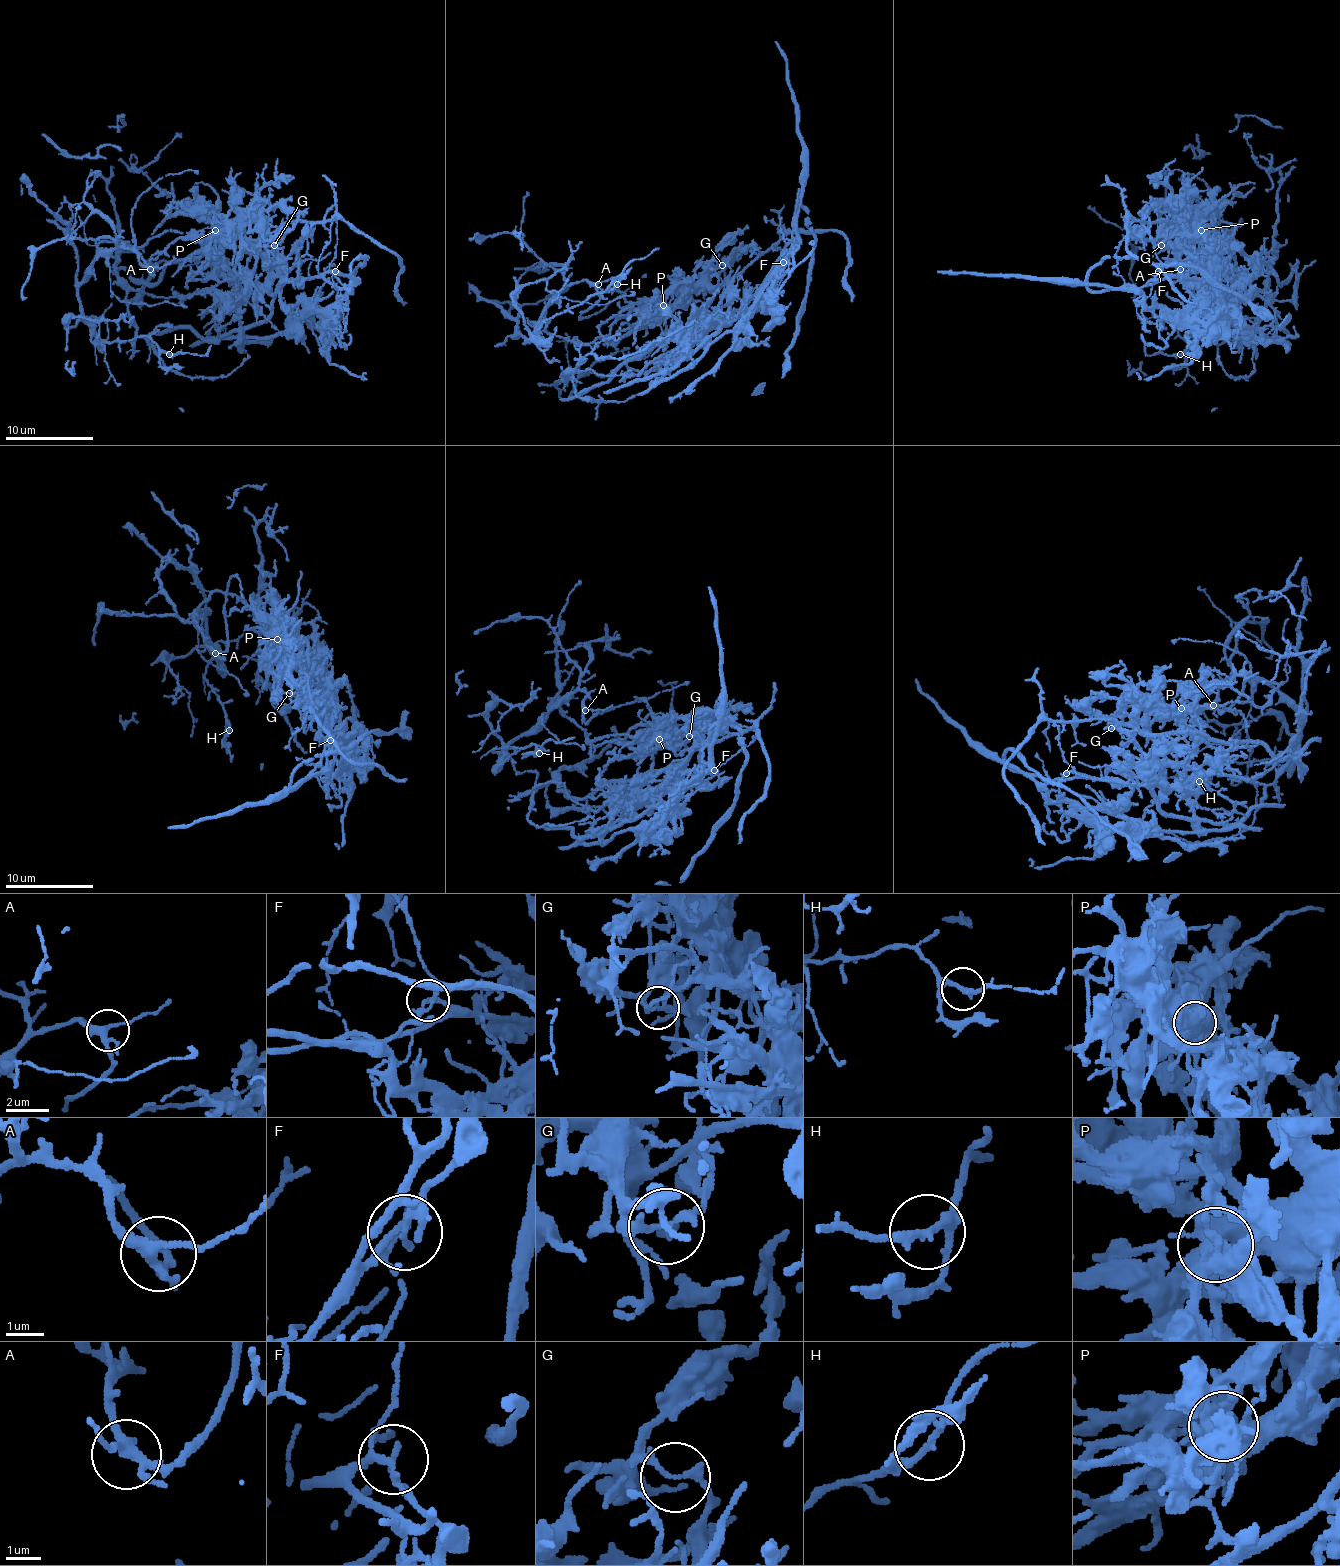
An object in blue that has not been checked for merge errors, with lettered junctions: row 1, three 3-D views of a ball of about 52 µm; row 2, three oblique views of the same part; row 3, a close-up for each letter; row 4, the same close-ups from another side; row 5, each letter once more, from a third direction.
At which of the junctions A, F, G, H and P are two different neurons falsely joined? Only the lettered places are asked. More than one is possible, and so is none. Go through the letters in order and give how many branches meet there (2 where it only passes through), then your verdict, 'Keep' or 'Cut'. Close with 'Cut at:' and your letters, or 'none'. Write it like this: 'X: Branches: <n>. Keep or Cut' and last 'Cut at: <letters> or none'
A: Branches: 3. Keep
F: Branches: 3. Cut
G: Branches: 2. Cut
H: Branches: 2. Keep
P: Branches: 5. Cut
Cut at: F, G, P

